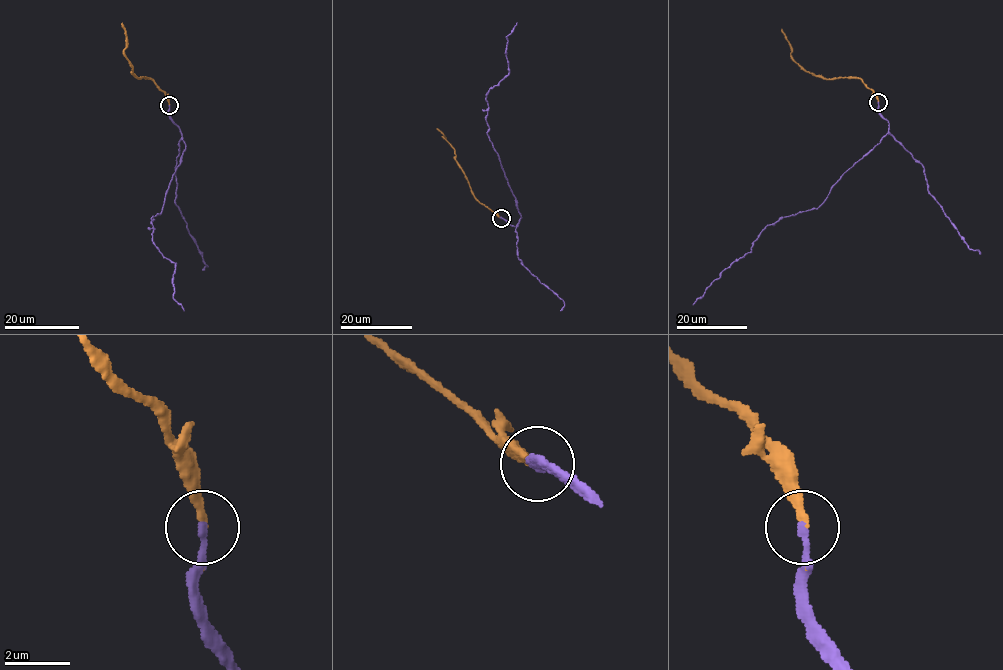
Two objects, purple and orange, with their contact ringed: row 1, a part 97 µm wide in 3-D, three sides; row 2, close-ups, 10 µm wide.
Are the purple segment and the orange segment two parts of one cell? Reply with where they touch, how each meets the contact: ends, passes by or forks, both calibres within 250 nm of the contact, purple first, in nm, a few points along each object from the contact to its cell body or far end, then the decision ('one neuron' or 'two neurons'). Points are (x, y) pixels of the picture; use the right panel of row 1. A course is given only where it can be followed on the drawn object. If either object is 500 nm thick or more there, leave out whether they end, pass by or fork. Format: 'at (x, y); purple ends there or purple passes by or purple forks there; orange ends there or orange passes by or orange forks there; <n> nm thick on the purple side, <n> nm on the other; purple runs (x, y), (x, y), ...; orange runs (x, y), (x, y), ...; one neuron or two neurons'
at (878, 102); purple ends there; orange ends there; 220 nm thick on the purple side, 200 nm on the other; purple runs (878, 102), (878, 112), (888, 123), (881, 141), (843, 174), (817, 208), (767, 225), (751, 250), (693, 305); orange runs (878, 102), (877, 96), (860, 79), (822, 78), (806, 70), (793, 58), (790, 43), (782, 28); one neuron

